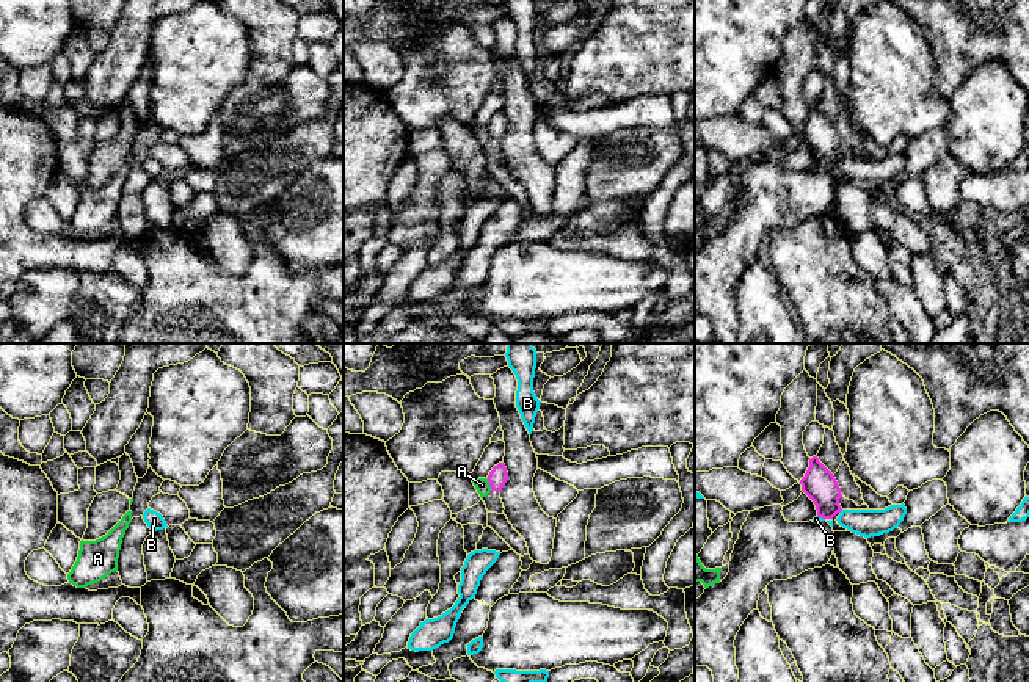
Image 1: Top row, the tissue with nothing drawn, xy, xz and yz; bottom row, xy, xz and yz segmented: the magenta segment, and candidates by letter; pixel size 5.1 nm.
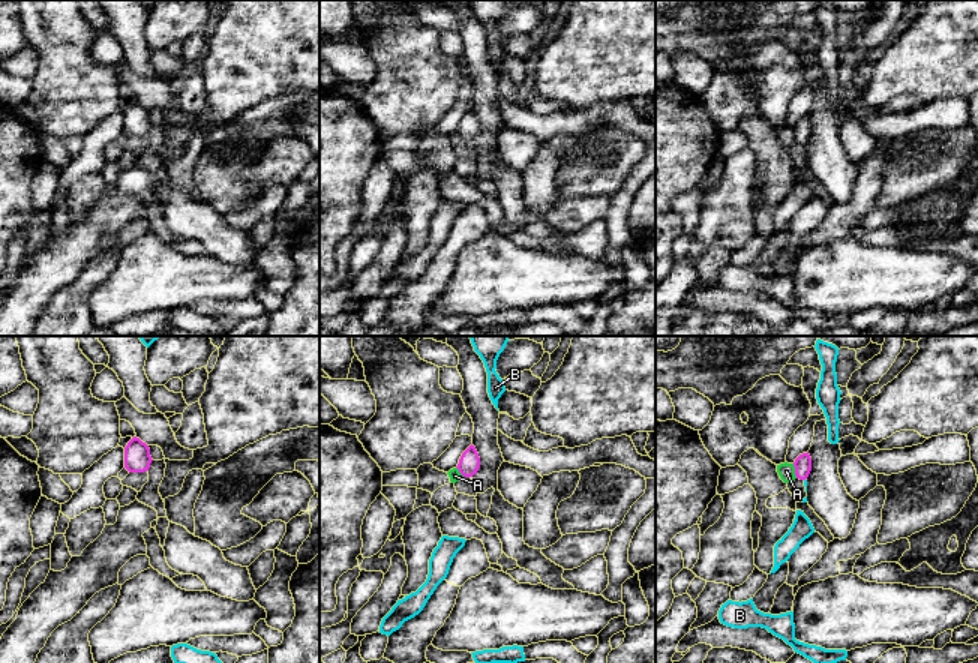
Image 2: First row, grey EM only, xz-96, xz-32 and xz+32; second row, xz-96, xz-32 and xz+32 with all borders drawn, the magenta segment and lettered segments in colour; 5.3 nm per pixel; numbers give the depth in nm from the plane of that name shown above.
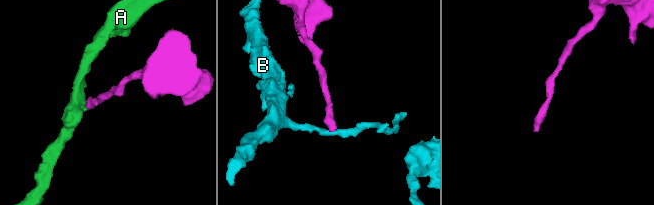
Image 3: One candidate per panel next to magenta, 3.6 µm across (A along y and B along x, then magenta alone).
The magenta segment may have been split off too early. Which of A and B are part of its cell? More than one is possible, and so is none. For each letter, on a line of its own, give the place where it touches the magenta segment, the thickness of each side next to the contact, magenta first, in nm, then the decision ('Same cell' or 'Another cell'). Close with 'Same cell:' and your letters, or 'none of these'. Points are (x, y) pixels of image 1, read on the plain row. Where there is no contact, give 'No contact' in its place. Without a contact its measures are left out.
A: Touches magenta at xz (490, 134). Thickness 100 nm (magenta) against 80 nm. Another cell
B: Touches magenta at yz (821, 165). Thickness 170 nm (magenta) against 30 nm. Another cell
Same cell: none of these

